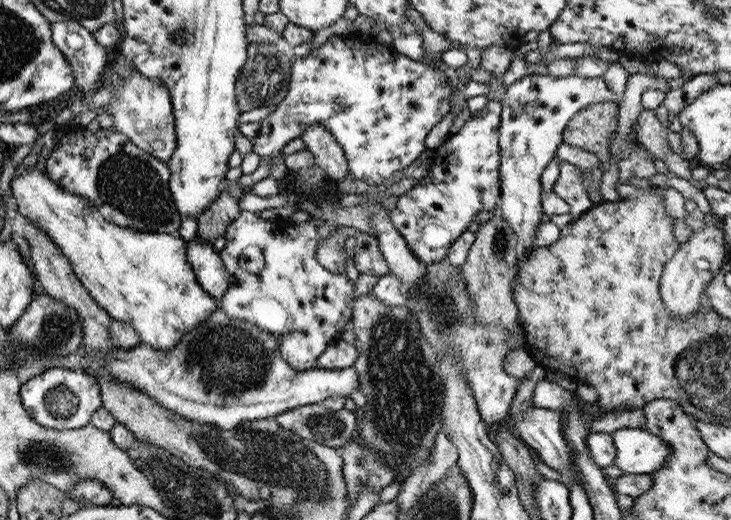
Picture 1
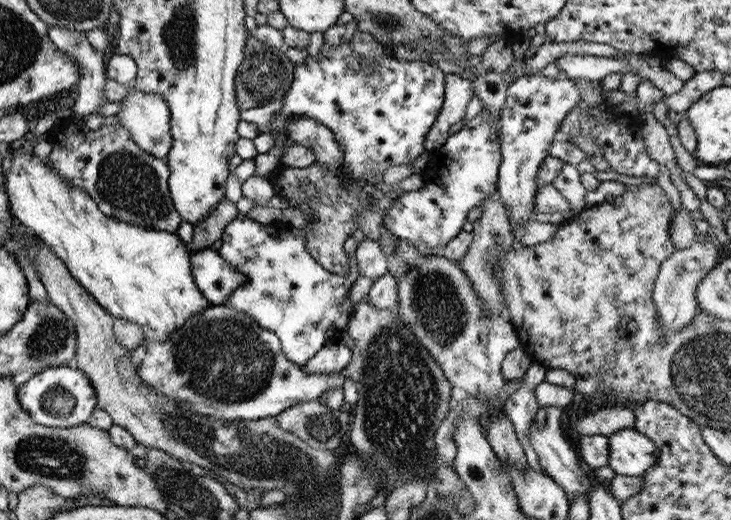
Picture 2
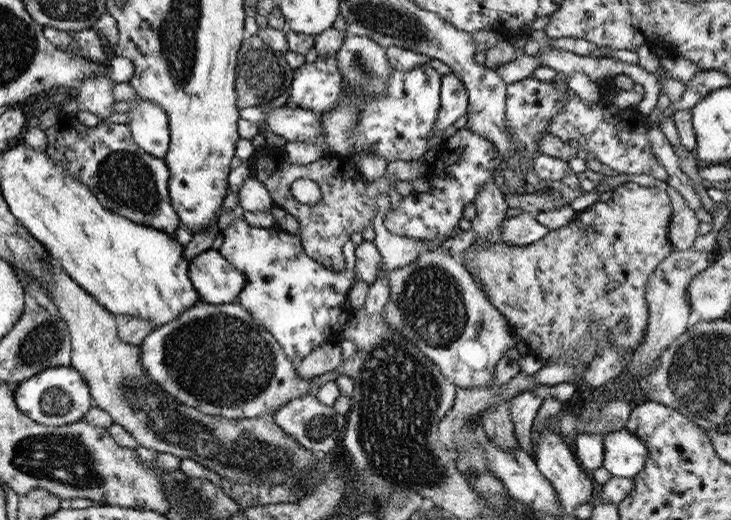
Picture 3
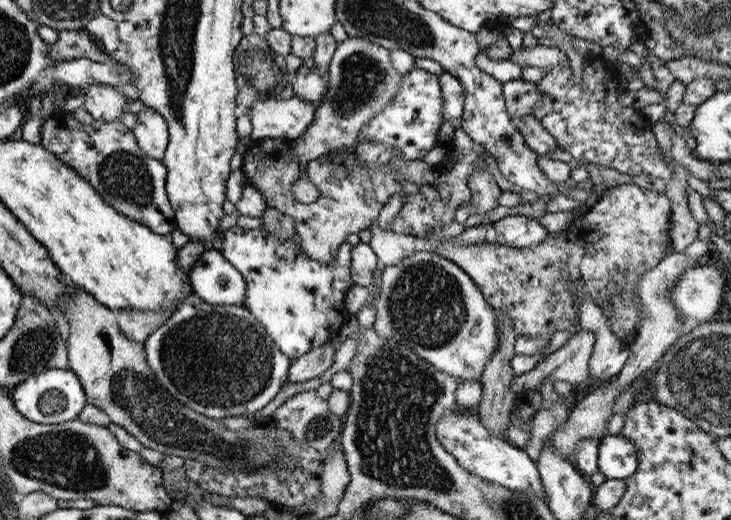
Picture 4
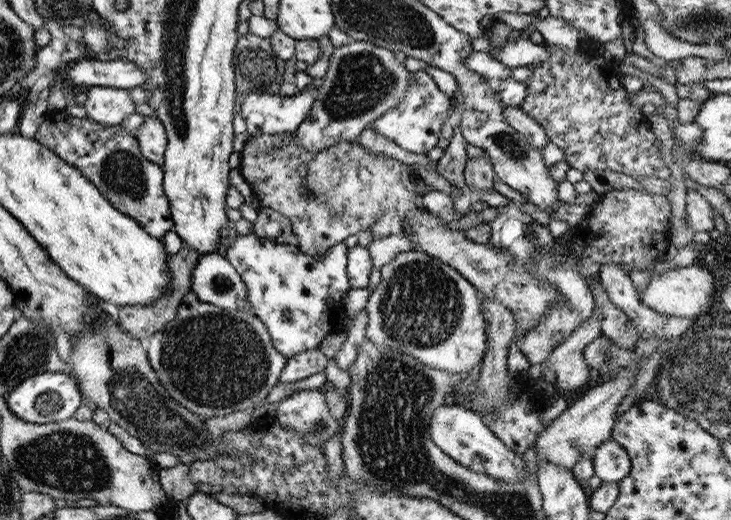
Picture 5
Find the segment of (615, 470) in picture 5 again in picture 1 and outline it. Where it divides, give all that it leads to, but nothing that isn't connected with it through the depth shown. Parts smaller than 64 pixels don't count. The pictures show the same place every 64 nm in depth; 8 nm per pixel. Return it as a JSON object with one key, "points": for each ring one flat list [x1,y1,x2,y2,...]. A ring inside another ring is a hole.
{"points":[[622,428,611,434,615,447,613,465,627,474,649,474,661,468,671,447,643,428]]}

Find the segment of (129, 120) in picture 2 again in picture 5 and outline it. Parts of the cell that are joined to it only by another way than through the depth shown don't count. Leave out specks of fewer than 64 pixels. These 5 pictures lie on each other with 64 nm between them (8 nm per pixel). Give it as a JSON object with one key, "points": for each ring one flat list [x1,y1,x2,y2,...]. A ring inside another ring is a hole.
{"points":[[145,118,136,134,135,138,143,157,161,167,166,147,166,134,162,123,158,118]]}

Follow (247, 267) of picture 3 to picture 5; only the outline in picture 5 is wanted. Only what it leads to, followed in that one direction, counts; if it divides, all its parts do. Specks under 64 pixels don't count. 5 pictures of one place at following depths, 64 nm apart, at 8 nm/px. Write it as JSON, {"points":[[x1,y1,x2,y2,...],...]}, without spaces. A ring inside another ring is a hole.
{"points":[[253,232,247,234,231,233,227,240,229,240,229,245,220,251,243,279,251,313,265,326,273,348,279,354,289,357,299,354,301,351,317,348,324,336,337,331,335,316,345,317,342,298,345,292,350,289,347,271,345,271,348,252,345,244,335,244,323,256,307,256,297,248,296,244,277,244,257,236]]}

